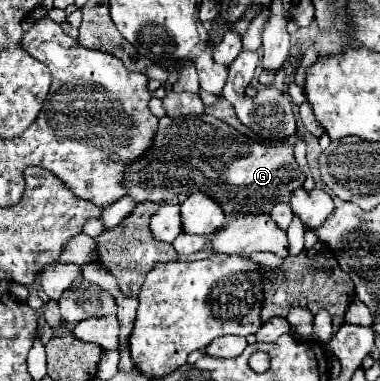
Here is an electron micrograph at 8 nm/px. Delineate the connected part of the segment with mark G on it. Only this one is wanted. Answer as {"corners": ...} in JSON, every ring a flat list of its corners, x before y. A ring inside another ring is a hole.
{"corners":[[181,116,181,118,161,118,151,148,135,162,125,166,125,180,123,188,127,196,135,202,171,202,177,200,179,194,195,194,205,192,209,194,225,212,225,220,237,220,241,216,251,214,267,214,277,202,285,202,285,188,295,188,297,180,293,174,297,172,297,162,293,158,293,148,289,144,281,146,261,146,253,142,253,138,239,134,229,124,209,116]]}

